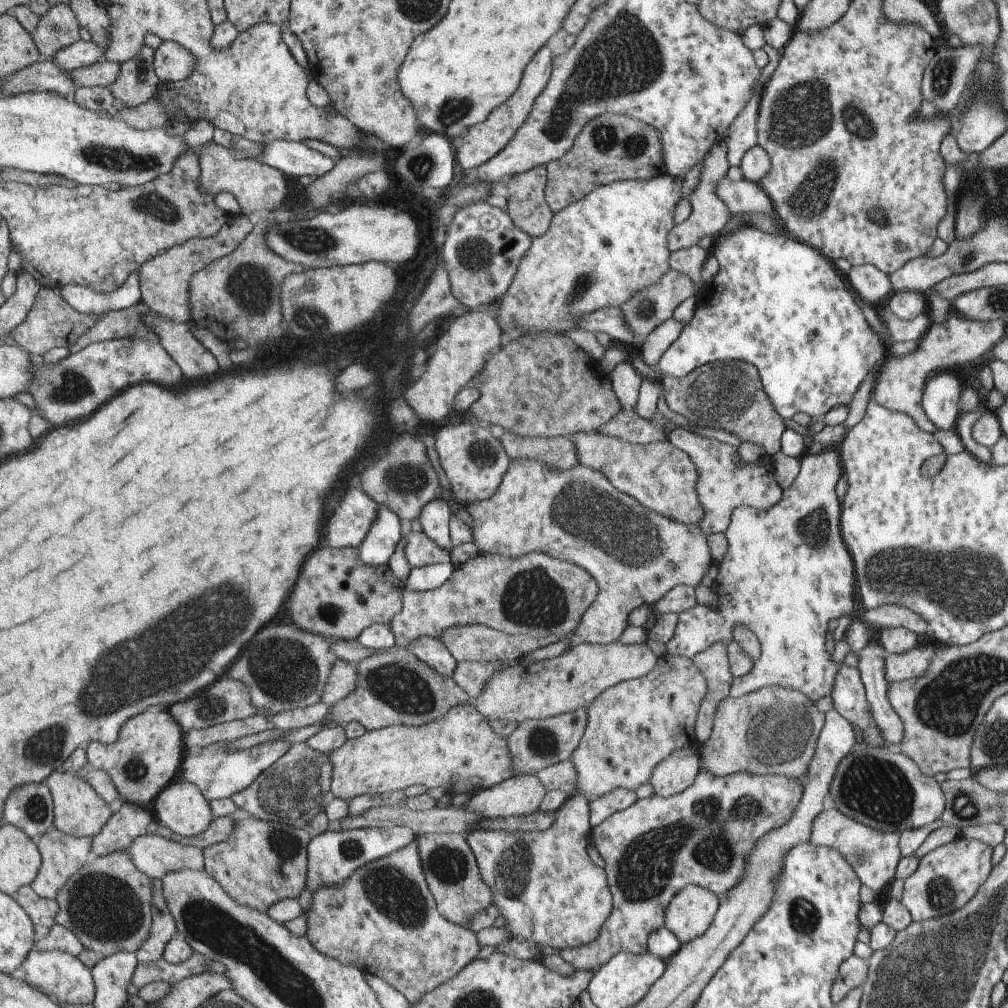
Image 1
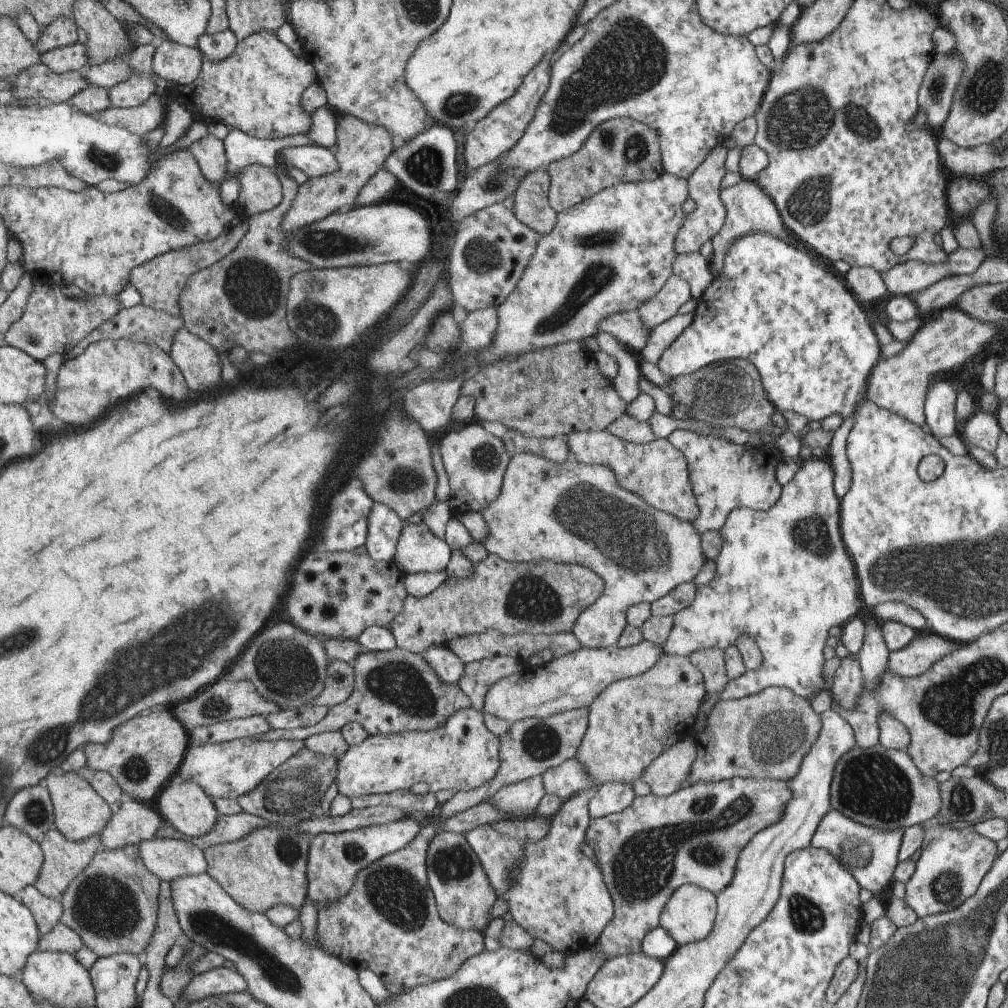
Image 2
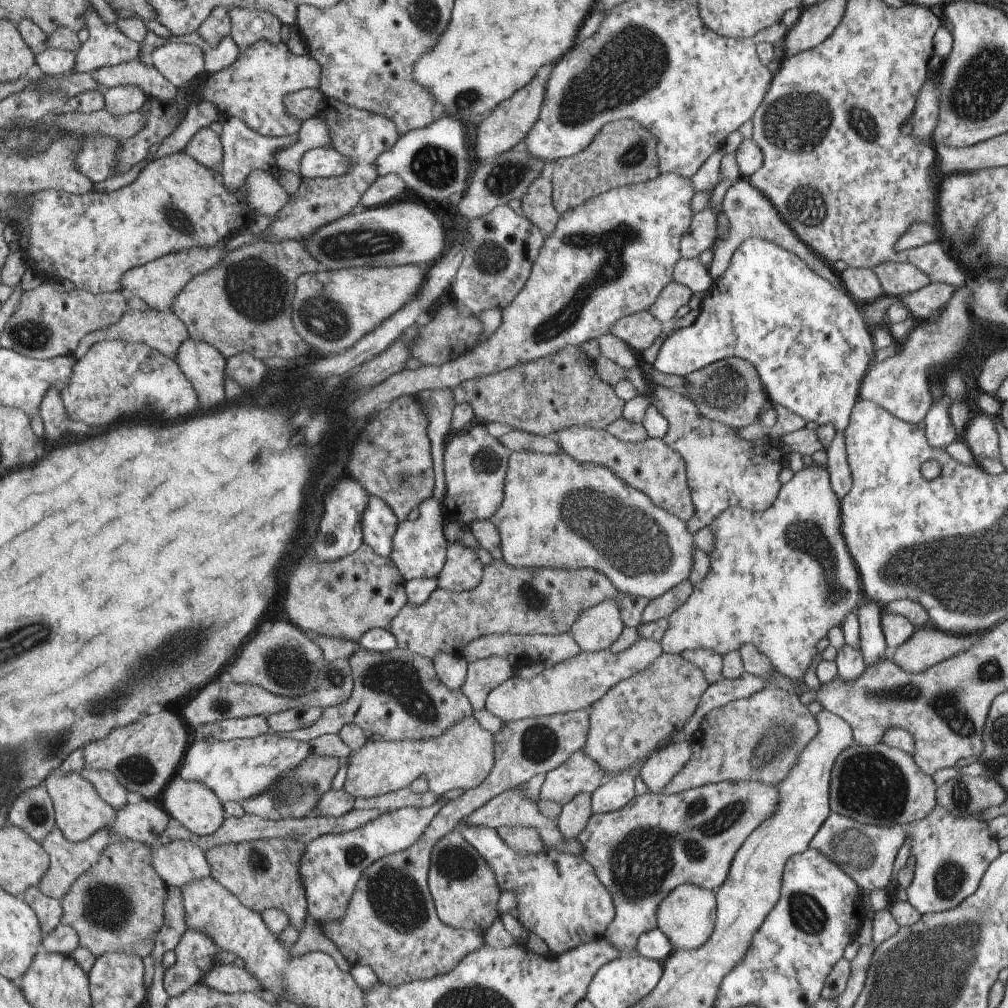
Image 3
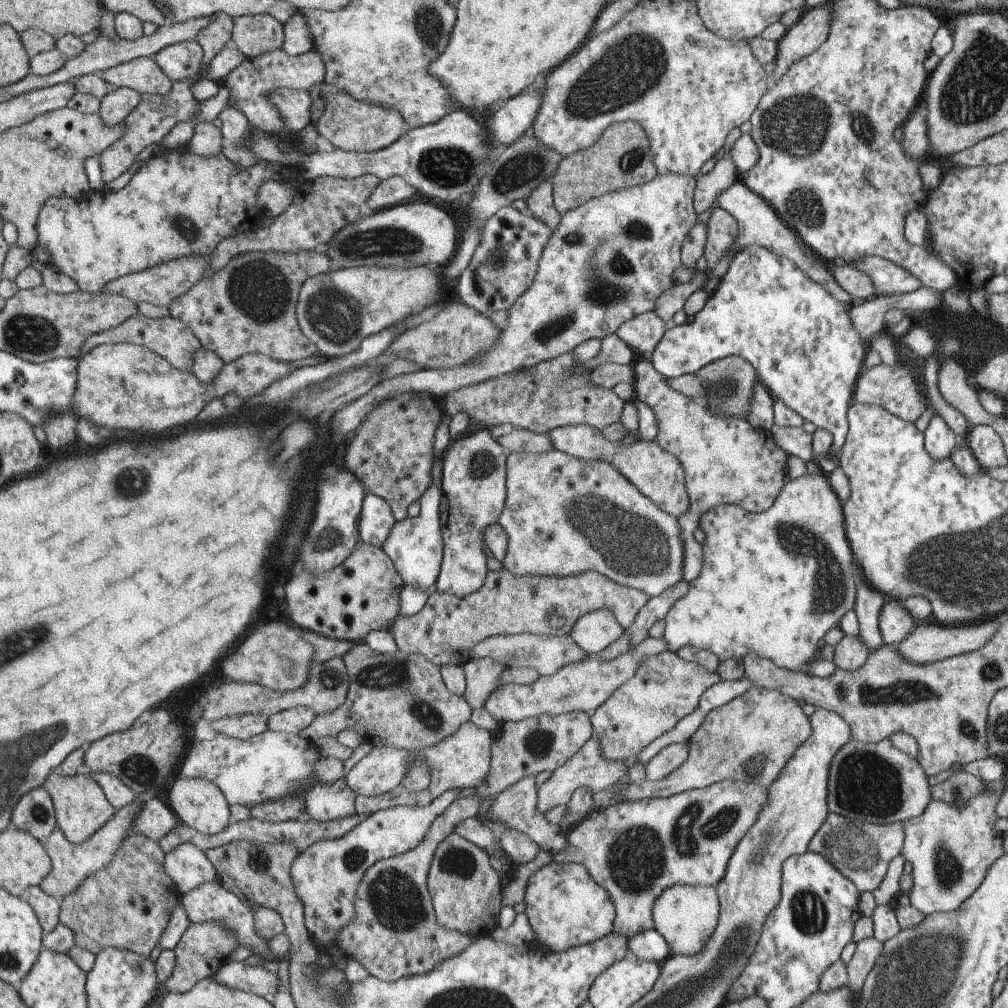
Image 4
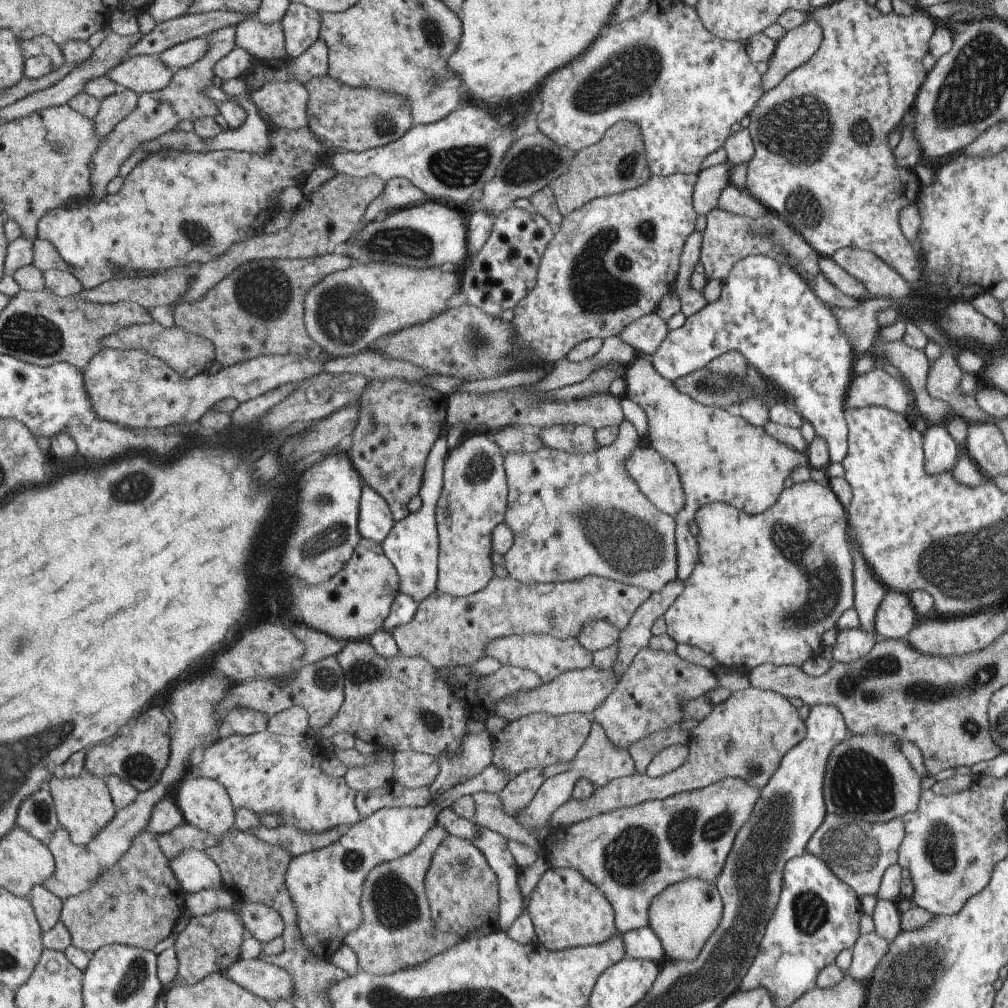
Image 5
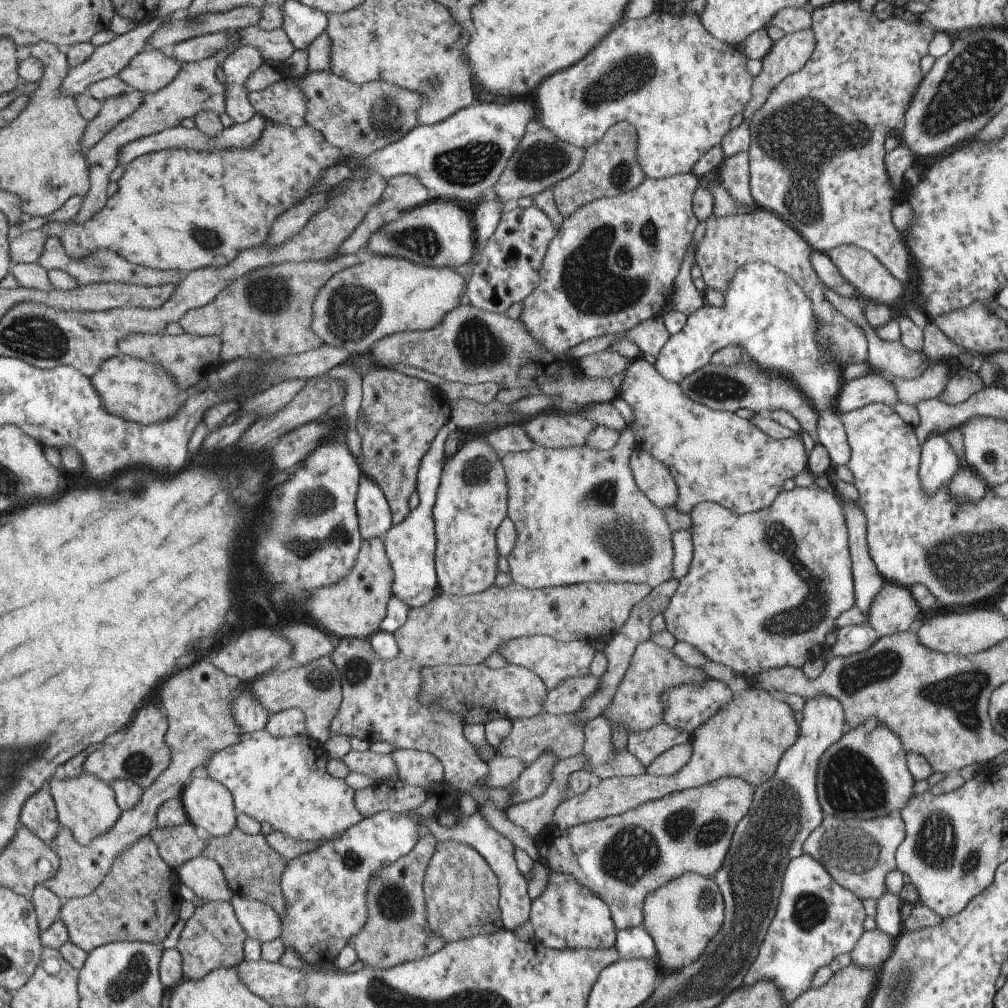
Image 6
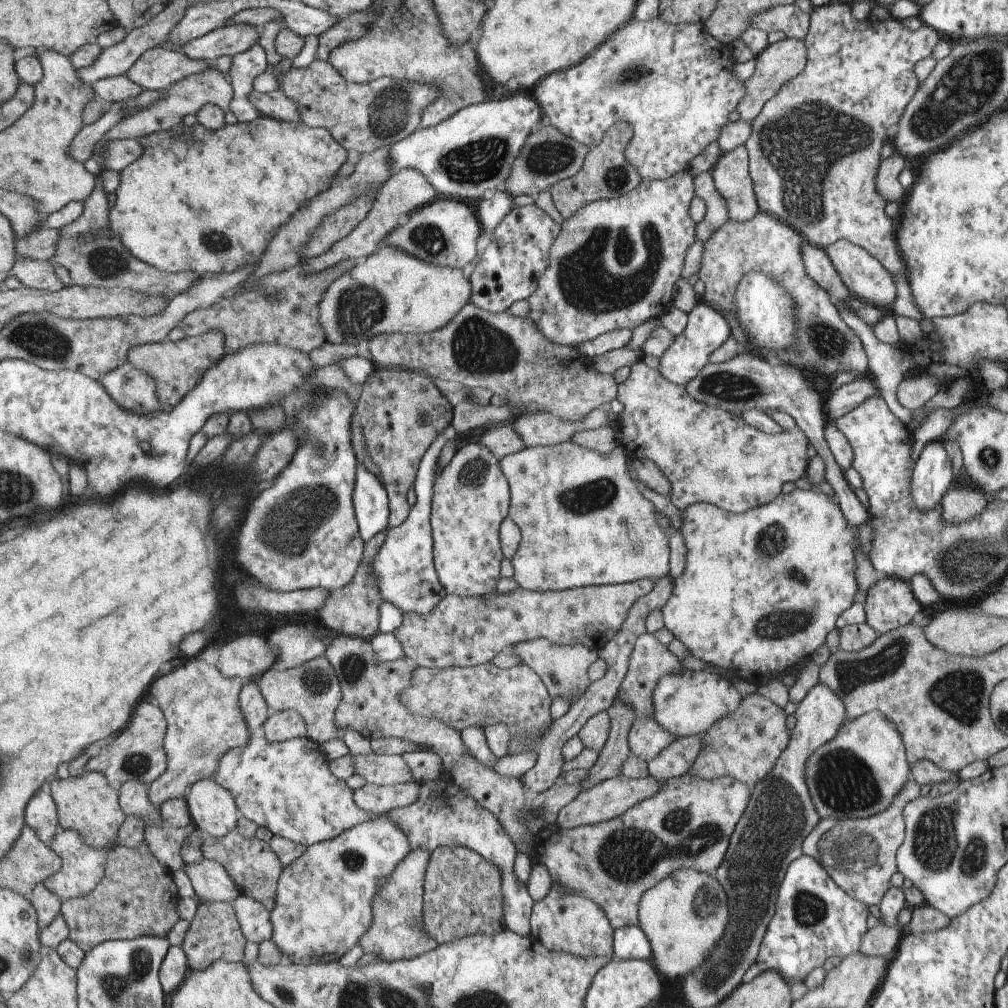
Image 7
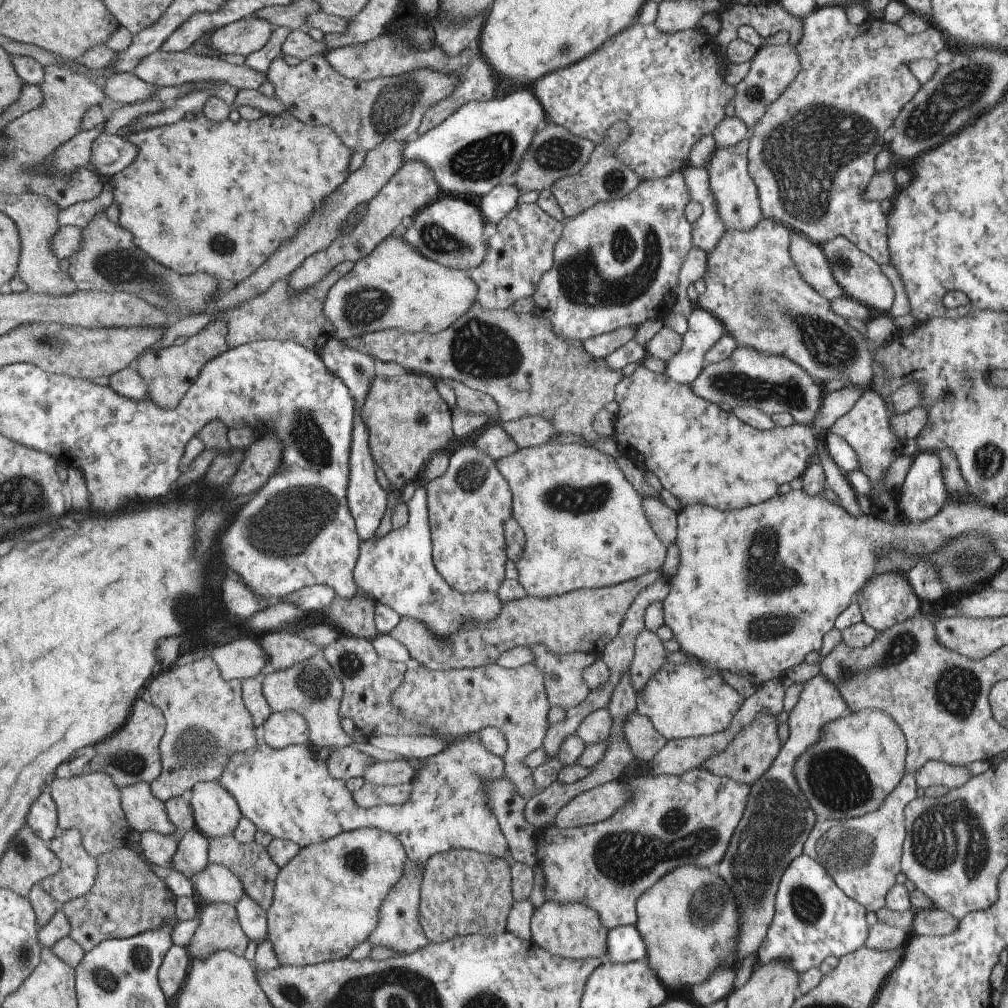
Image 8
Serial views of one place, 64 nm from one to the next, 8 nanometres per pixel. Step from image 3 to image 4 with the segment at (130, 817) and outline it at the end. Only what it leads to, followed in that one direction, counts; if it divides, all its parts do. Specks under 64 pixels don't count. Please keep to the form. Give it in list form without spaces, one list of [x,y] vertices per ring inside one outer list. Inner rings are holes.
[[[153,795],[149,798],[139,798],[139,801],[143,801],[144,804],[134,821],[132,830],[128,832],[143,833],[143,836],[157,842],[179,820],[168,804],[163,804]]]

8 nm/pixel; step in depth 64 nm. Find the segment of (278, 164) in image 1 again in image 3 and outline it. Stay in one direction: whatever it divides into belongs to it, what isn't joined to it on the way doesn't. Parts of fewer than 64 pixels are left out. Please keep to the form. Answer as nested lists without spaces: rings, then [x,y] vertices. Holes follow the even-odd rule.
[[[317,147],[303,153],[300,160],[302,179],[340,177],[350,169],[349,157],[339,154],[335,148]]]

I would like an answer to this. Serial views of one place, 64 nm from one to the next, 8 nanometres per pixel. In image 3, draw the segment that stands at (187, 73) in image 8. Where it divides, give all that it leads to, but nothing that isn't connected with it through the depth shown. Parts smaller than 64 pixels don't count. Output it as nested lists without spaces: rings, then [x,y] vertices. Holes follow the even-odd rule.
[[[137,58],[127,61],[126,63],[101,67],[89,74],[98,82],[99,86],[104,88],[104,90],[119,85],[131,85],[132,87],[139,87],[147,97],[155,97],[161,101],[168,101],[177,94],[177,88],[168,80],[165,80],[150,62],[142,63]]]

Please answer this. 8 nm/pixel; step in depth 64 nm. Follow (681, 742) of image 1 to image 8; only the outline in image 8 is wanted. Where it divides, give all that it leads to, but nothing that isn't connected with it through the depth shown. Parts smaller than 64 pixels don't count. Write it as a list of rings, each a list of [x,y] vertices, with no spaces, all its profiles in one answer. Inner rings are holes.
[[[645,628],[634,638],[634,655],[629,672],[635,694],[640,693],[648,678],[664,664],[667,652],[661,643],[653,631]]]

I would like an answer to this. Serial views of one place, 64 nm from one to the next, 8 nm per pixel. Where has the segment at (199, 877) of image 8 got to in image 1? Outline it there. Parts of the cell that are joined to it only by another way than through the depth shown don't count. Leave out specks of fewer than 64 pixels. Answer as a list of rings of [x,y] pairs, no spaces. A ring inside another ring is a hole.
[[[152,832],[134,838],[127,854],[137,870],[152,878],[161,879],[169,872],[185,869],[204,870],[202,849],[173,842]]]

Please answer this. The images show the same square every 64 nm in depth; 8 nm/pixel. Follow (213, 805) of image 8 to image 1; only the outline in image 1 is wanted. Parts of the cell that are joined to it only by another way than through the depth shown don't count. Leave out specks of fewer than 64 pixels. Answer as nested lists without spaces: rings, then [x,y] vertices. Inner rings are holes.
[[[180,777],[169,781],[159,791],[151,812],[156,824],[166,826],[182,837],[198,836],[213,820],[201,791]]]

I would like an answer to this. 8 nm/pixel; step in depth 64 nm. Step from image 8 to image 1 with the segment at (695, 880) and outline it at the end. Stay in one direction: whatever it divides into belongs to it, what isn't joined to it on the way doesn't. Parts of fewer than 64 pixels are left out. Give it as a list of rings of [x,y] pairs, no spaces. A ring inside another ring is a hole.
[[[696,885],[681,888],[665,908],[663,927],[681,945],[701,937],[711,925],[718,900],[714,893]]]

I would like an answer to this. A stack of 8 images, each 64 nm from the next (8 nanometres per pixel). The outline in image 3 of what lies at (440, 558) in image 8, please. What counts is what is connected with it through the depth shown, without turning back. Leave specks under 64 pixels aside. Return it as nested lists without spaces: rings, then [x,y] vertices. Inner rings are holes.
[[[483,424],[473,426],[466,434],[457,434],[447,438],[443,447],[443,470],[445,481],[445,494],[440,502],[443,511],[442,522],[467,528],[467,524],[475,521],[489,520],[497,510],[503,498],[504,476],[511,452],[507,450],[496,438],[489,435]],[[446,540],[446,557],[436,576],[436,585],[451,593],[460,593],[475,588],[482,577],[481,561],[475,549],[459,541]]]

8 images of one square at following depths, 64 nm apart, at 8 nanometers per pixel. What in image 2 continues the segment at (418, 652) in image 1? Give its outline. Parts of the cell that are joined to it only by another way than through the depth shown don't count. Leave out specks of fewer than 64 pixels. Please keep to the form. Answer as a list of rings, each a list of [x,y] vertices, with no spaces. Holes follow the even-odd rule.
[[[429,647],[422,655],[425,662],[433,669],[433,672],[448,685],[457,685],[456,682],[462,677],[464,663],[445,647]]]

